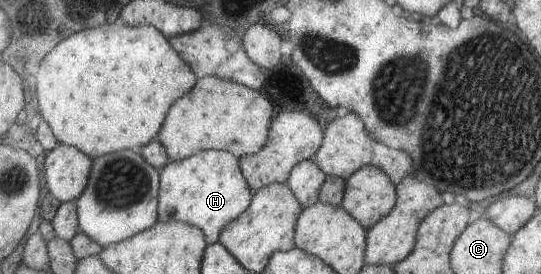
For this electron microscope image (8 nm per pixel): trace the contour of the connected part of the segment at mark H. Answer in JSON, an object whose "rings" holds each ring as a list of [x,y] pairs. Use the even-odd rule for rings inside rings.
{"rings":[[[215,149],[202,150],[182,161],[171,161],[161,170],[161,198],[159,199],[159,221],[186,222],[198,226],[206,236],[206,243],[212,244],[220,241],[221,231],[226,225],[239,218],[247,209],[253,199],[252,188],[245,182],[241,174],[240,160],[234,154]]]}

